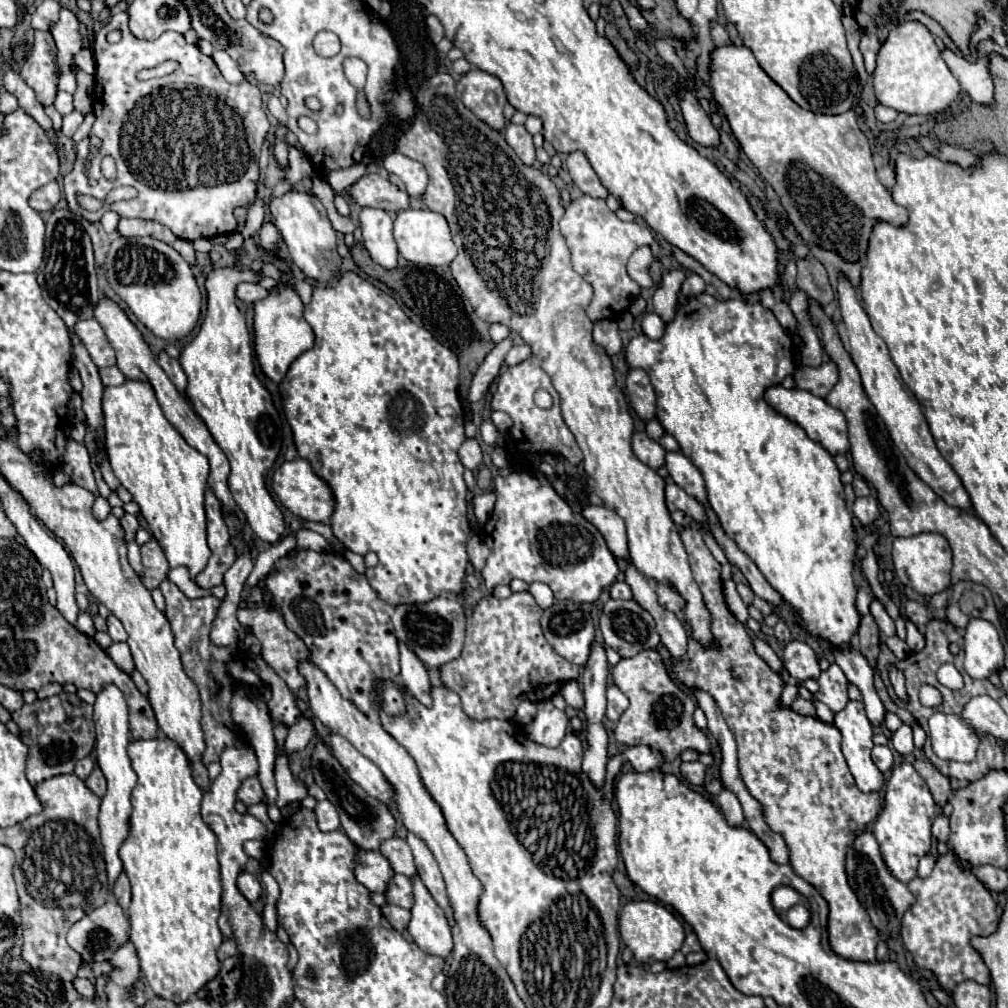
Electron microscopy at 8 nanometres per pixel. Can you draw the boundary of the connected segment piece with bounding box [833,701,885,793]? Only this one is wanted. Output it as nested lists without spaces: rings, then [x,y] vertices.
[[[849,701],[847,707],[835,713],[833,725],[843,735],[843,755],[847,759],[849,771],[855,777],[855,783],[861,791],[879,791],[885,783],[883,773],[871,761],[873,749],[873,727],[865,715],[861,701]]]

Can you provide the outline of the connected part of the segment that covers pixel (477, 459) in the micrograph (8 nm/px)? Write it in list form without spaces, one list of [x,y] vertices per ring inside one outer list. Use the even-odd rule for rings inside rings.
[[[467,439],[459,449],[459,459],[467,469],[477,471],[481,467],[481,447],[479,447],[479,443],[475,439]]]

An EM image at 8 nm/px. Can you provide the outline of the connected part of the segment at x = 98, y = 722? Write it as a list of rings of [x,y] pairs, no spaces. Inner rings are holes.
[[[105,685],[97,693],[95,701],[95,731],[97,731],[97,763],[107,779],[107,793],[101,799],[101,813],[99,813],[99,827],[101,827],[101,841],[105,847],[105,863],[107,863],[107,875],[109,883],[113,885],[113,879],[123,871],[121,859],[117,855],[121,843],[129,835],[129,815],[131,815],[131,789],[137,783],[137,775],[131,767],[129,755],[127,755],[127,745],[129,745],[129,719],[127,719],[127,703],[119,687],[115,685]]]

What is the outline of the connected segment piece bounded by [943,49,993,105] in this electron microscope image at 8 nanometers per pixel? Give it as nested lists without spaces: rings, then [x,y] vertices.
[[[943,49],[943,59],[955,79],[961,83],[963,91],[967,91],[975,103],[993,105],[993,81],[989,77],[985,51],[981,51],[981,57],[977,57],[977,61],[967,61],[965,57]]]

